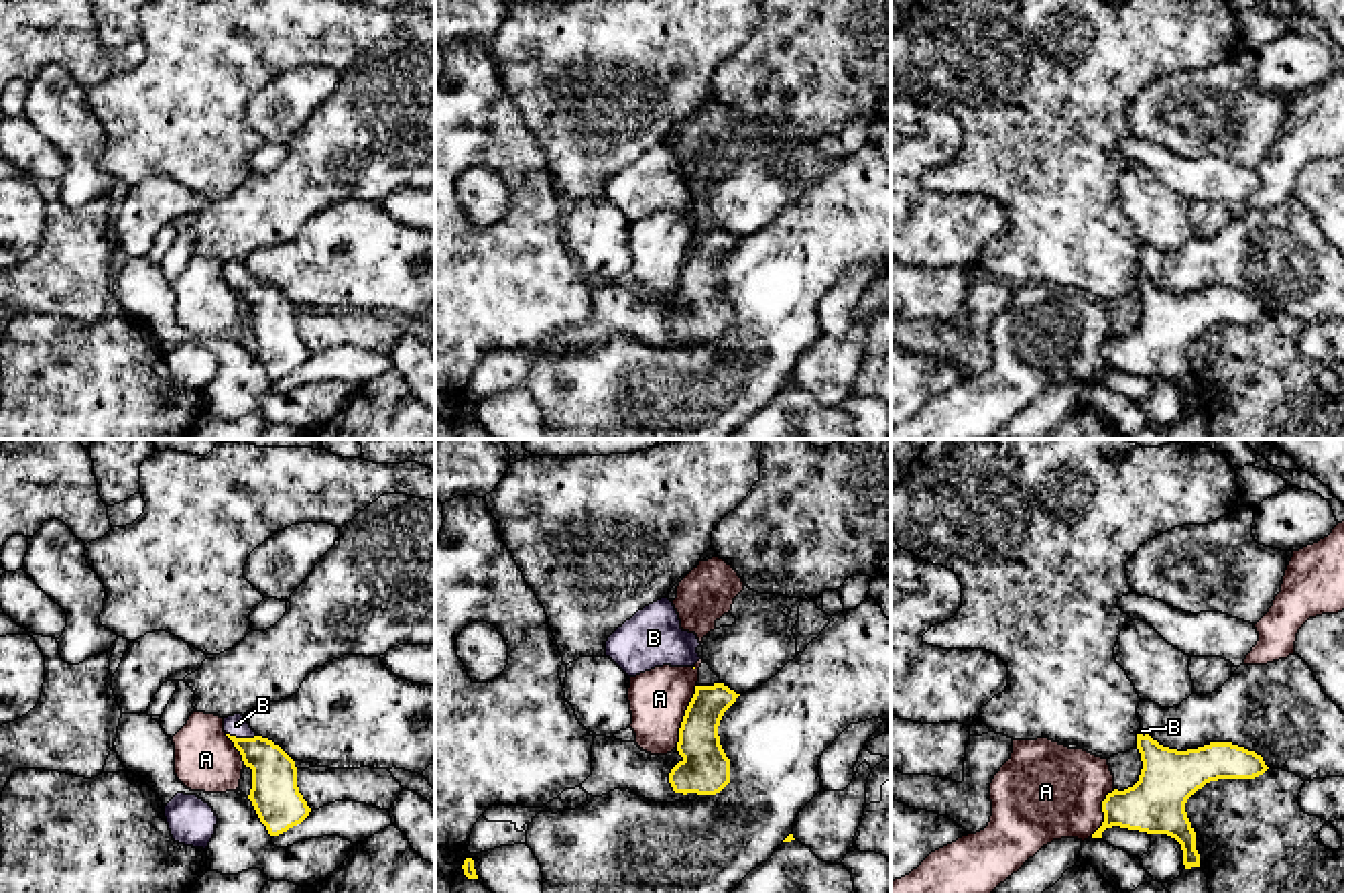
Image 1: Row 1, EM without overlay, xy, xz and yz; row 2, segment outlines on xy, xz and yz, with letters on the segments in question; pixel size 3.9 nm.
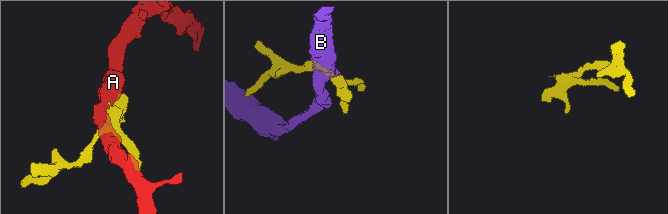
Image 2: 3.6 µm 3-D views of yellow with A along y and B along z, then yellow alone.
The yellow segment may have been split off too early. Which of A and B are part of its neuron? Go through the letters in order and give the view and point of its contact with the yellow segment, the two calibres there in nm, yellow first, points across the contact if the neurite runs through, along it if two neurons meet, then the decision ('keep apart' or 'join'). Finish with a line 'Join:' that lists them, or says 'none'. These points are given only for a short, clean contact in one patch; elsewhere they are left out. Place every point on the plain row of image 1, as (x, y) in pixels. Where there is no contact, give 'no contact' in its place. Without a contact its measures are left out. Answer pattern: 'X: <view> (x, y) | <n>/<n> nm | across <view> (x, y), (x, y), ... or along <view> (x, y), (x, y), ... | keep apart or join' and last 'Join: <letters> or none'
A: xz (684, 261) | 190/220 nm | keep apart
B: xy (240, 283) | 180/90 nm | across xy (275, 336), (273, 316), (240, 283), (236, 269) | join
Join: B

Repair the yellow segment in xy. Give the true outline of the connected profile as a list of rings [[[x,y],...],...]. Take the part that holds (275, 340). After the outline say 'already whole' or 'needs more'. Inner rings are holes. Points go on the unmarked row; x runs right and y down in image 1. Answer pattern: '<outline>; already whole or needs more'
[[[242,258],[224,262],[224,277],[252,313],[252,346],[270,380],[301,368],[311,352],[297,332],[295,305],[272,285],[258,281]]]; needs more

